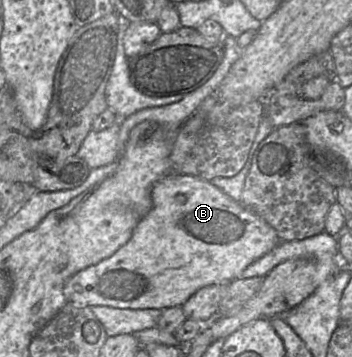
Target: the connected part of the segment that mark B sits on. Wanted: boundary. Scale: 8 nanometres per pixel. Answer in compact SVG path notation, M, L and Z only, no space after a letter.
M169 174L157 181L151 191L152 208L138 222L130 240L112 256L89 266L64 284L63 293L77 307L109 306L121 309L181 307L196 291L213 284L240 278L244 269L282 242L262 218L233 200L210 181L198 177Z

